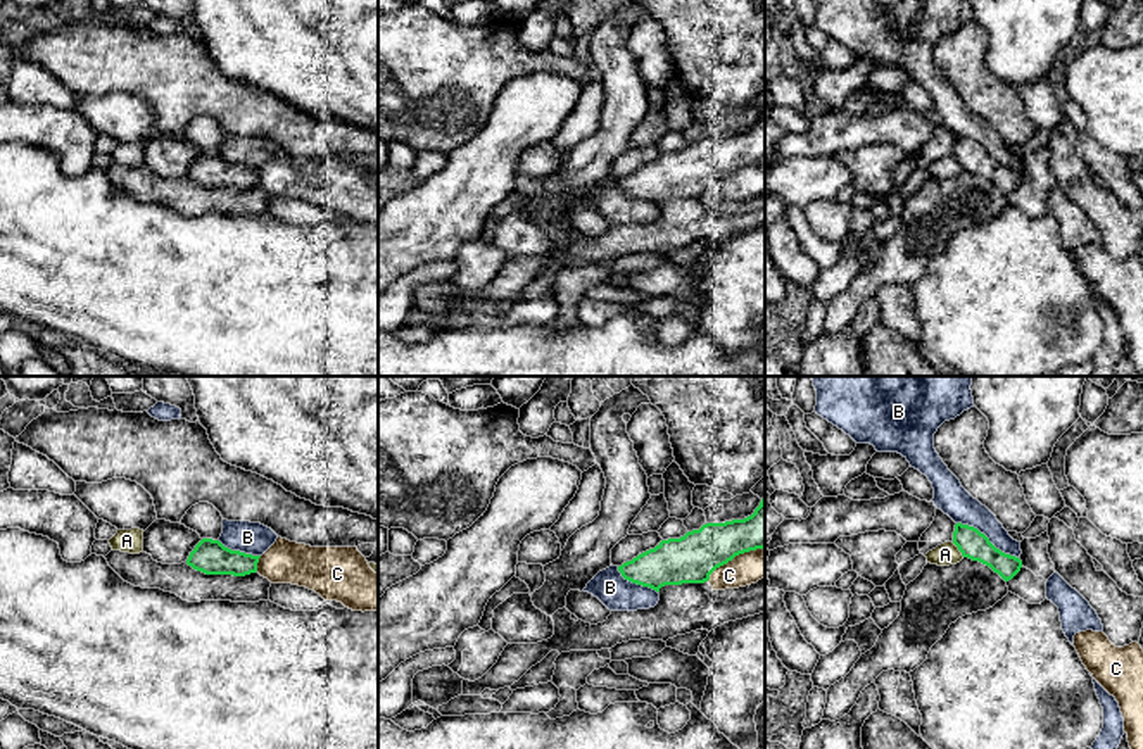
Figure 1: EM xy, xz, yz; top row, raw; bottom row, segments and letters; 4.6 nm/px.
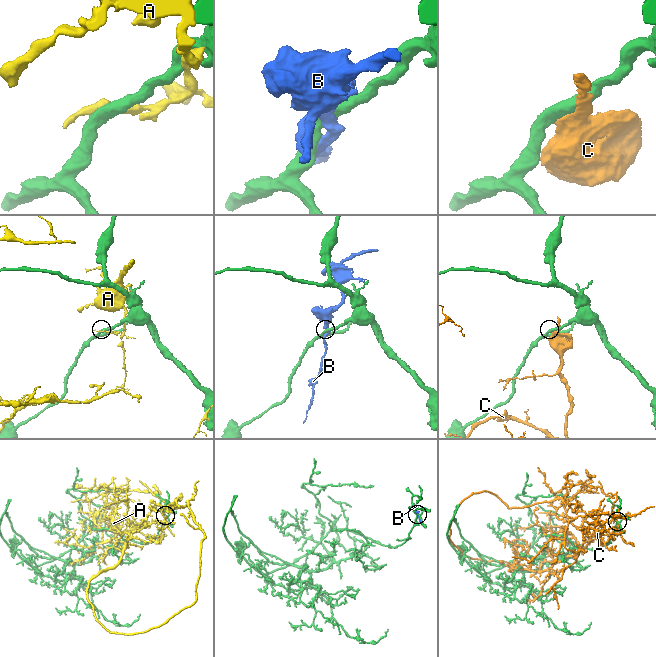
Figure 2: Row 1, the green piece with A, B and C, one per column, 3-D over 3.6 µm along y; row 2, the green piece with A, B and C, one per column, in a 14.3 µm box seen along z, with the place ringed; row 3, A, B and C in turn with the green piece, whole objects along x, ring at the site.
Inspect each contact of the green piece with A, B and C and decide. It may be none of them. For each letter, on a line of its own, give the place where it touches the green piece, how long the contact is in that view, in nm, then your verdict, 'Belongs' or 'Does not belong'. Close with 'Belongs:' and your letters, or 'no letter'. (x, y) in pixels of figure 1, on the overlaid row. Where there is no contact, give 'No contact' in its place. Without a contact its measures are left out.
A: Touches green at yz (959, 549). Shared border 90 nm. Does not belong
B: Touches green at yz (988, 539). Shared border 340 nm. Does not belong
C: Touches green at xz (734, 556). Shared border 320 nm. Does not belong
Belongs: no letter

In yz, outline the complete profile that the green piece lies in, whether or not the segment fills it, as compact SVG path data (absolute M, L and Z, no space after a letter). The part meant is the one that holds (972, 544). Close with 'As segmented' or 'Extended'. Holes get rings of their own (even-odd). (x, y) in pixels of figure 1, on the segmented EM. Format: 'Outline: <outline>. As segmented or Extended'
Outline: M957 523L953 544L958 547L963 557L989 566L1005 582L1012 580L1022 568L1022 561L1019 557L996 549L989 538L974 526Z. As segmented

